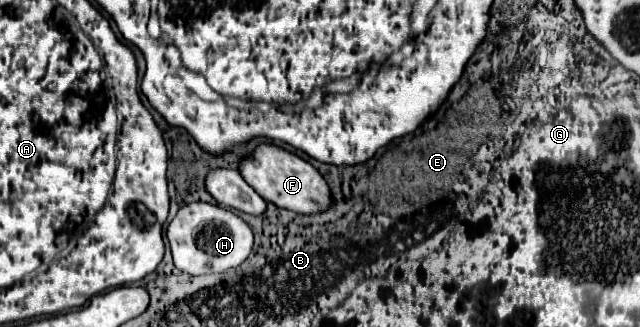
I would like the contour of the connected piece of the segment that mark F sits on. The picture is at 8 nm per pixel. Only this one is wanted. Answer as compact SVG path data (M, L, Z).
M260 144L254 150L254 156L242 162L240 174L264 200L276 204L278 208L286 208L298 214L318 214L332 208L332 192L320 172L312 164L284 148Z

